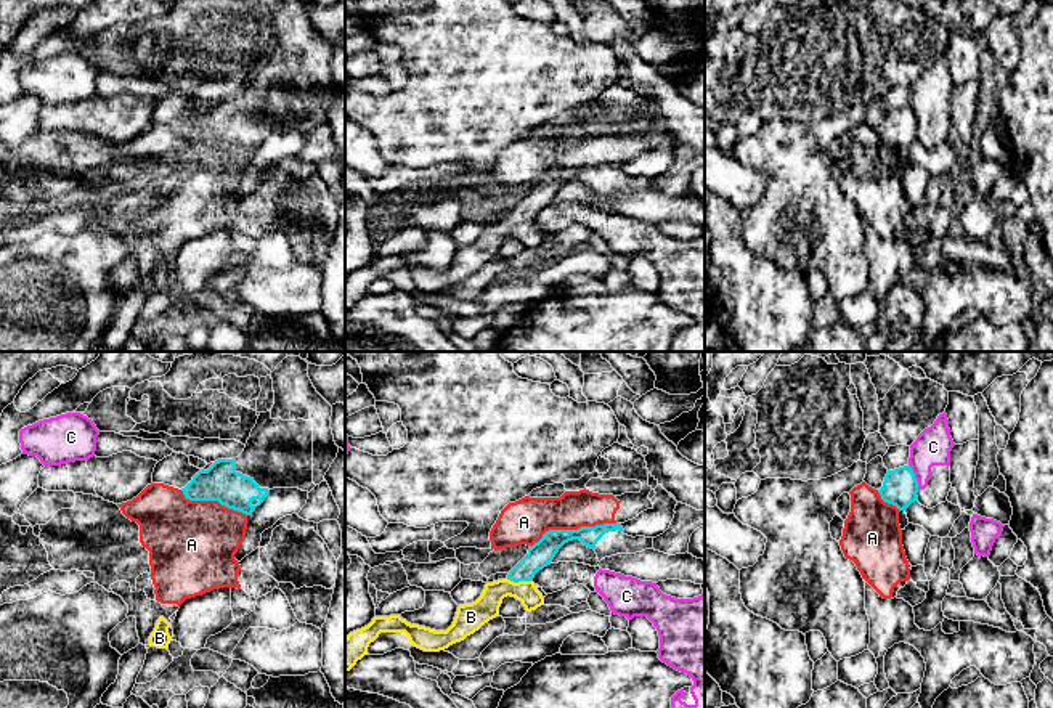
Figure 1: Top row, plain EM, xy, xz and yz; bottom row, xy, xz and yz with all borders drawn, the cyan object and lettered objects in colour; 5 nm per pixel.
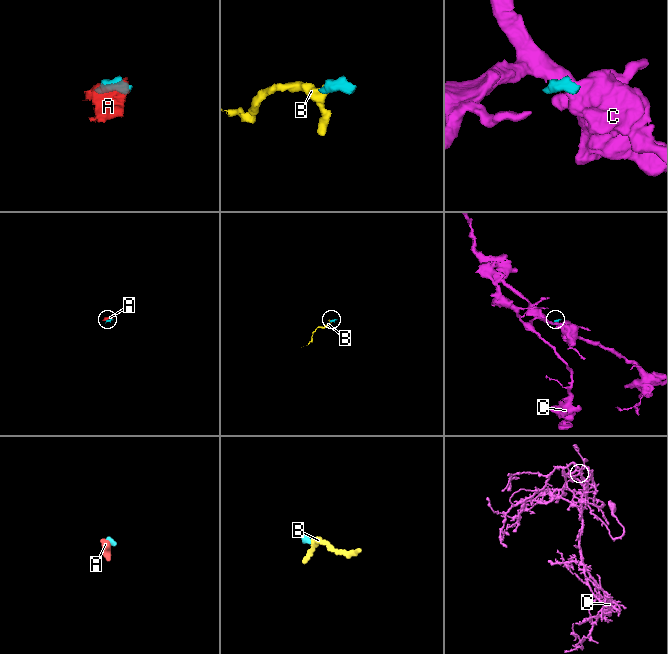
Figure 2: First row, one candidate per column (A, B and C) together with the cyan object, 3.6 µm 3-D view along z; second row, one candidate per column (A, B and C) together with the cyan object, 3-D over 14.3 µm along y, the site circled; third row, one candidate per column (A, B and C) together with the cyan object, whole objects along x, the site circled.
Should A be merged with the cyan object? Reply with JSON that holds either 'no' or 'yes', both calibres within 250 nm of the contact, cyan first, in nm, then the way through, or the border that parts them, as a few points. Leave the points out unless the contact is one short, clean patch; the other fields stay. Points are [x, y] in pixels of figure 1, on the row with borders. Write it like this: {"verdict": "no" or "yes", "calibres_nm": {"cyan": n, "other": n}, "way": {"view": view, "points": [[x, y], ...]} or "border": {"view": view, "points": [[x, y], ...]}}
{"verdict": "no", "calibres_nm": {"cyan": 120, "other": 220}, "border": {"view": "xz", "points": [[615, 522], [577, 528], [549, 528], [530, 546]]}}

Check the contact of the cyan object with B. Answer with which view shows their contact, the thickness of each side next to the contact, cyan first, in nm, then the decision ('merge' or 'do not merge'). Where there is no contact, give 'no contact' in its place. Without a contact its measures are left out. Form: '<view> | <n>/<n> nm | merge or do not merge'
xz | 120/130 nm | merge

